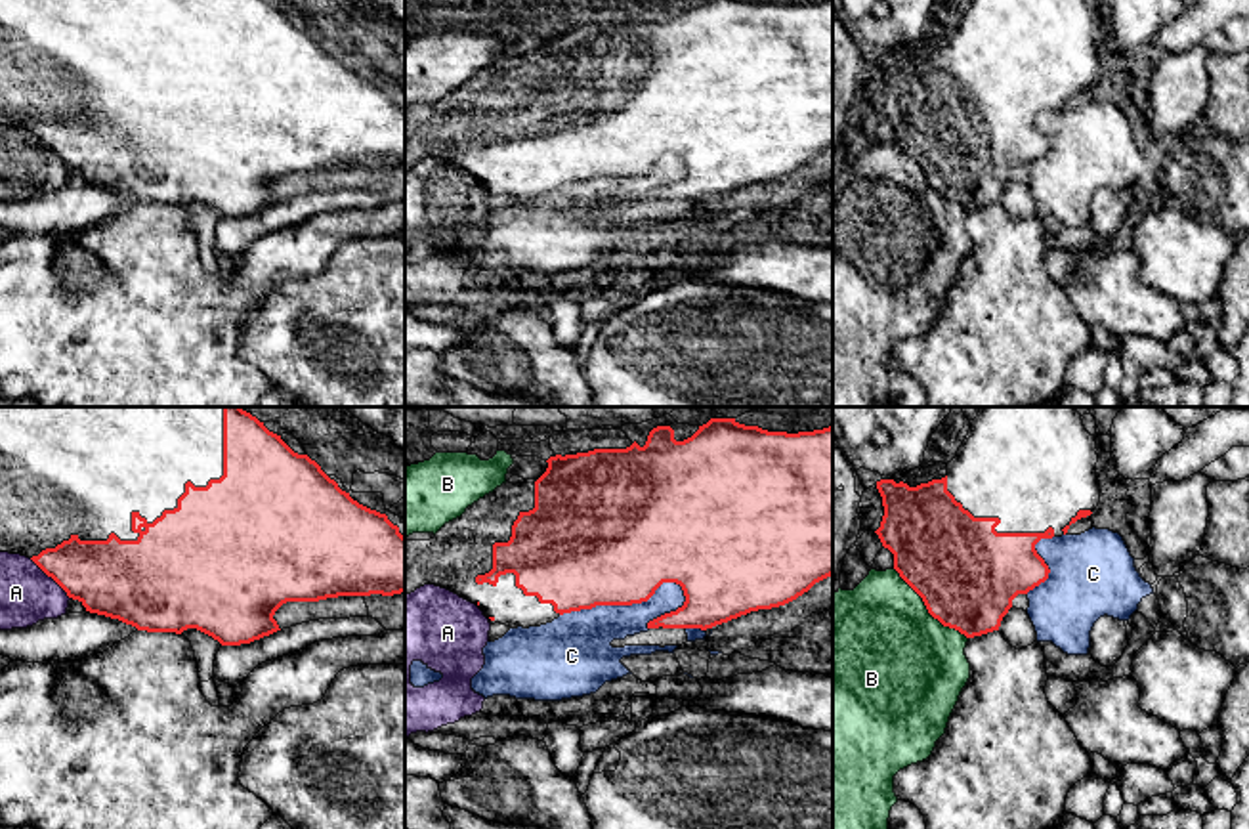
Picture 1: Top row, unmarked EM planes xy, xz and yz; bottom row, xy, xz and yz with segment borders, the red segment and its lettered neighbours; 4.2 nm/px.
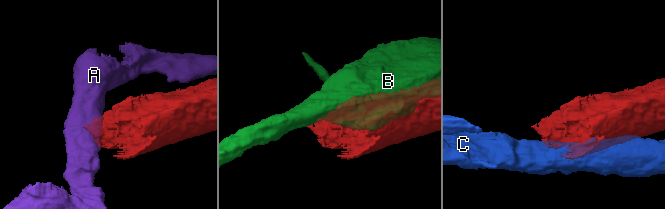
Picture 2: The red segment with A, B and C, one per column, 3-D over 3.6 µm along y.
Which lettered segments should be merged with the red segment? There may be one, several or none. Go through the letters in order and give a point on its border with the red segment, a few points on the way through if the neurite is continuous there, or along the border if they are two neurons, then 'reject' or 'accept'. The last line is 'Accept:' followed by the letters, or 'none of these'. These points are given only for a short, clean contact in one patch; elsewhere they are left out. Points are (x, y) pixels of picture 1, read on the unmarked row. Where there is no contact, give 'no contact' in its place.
A: meets red in xy at (50, 148); reject
B: meets red in yz at (927, 180); reject
C: meets red in xz at (625, 176); reject
Accept: none of these

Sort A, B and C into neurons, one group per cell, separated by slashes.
A / B / C

